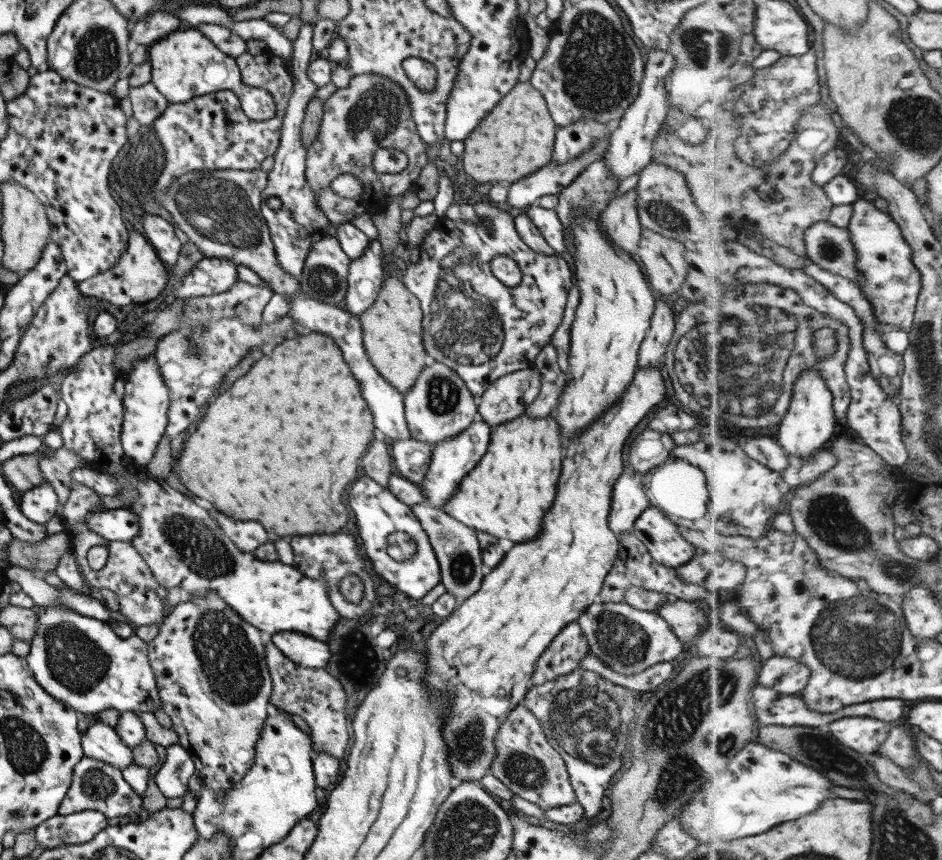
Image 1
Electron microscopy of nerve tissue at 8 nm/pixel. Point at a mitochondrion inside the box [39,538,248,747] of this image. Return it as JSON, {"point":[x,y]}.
{"point":[75,661]}

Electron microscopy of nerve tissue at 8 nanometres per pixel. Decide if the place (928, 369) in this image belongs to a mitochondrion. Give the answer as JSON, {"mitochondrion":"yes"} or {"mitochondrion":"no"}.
{"mitochondrion":"yes"}

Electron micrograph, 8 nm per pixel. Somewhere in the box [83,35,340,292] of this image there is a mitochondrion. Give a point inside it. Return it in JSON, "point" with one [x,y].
{"point":[219,209]}

